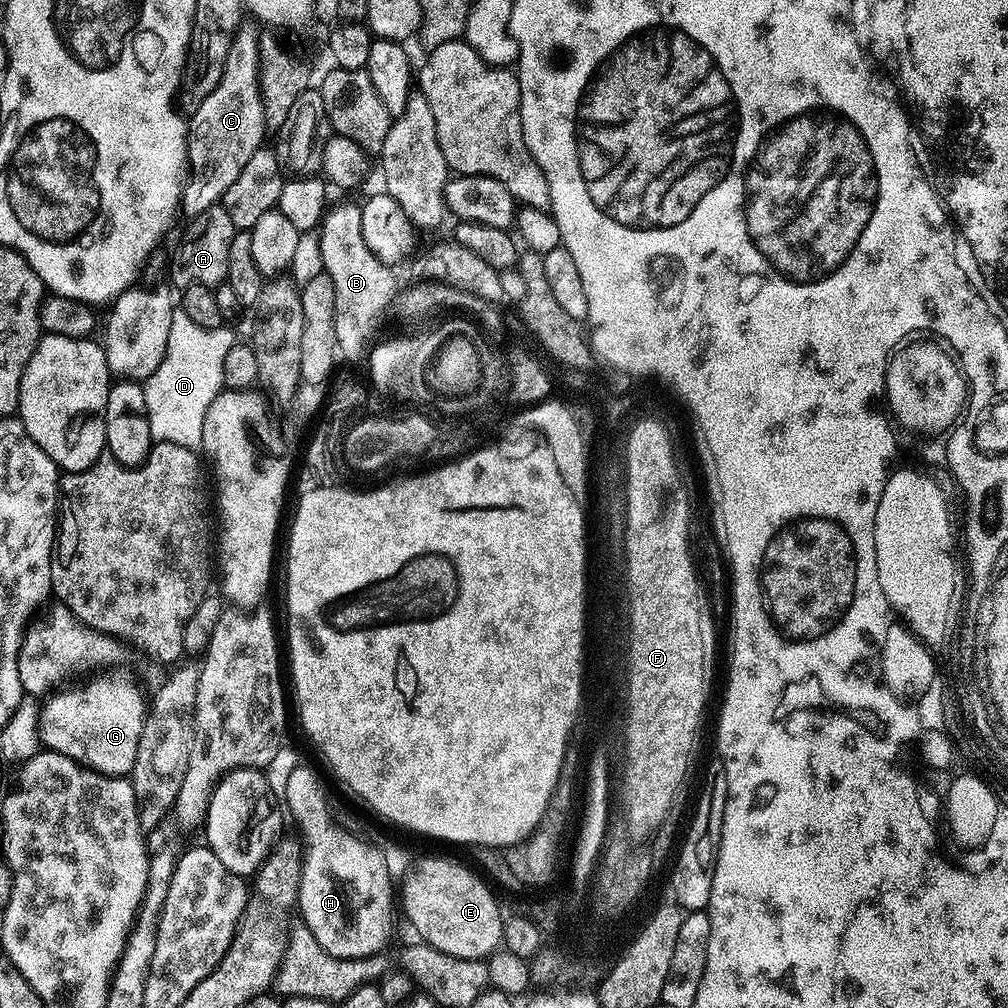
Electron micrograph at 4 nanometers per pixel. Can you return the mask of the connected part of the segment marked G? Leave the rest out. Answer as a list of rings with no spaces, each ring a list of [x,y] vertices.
[[[120,667],[97,671],[100,673],[93,680],[77,688],[61,687],[39,705],[40,742],[47,751],[62,754],[103,776],[127,777],[131,773],[150,704],[146,696],[144,700],[139,682]]]

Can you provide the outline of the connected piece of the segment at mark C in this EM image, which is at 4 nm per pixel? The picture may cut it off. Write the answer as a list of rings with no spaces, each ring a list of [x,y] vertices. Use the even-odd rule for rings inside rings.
[[[241,19],[232,39],[230,54],[226,54],[226,66],[218,86],[206,94],[206,102],[202,102],[187,121],[188,173],[179,207],[188,218],[202,214],[202,210],[212,204],[221,203],[234,178],[242,174],[242,166],[246,166],[254,150],[265,143],[264,107],[260,93],[261,31],[261,25],[255,19]]]

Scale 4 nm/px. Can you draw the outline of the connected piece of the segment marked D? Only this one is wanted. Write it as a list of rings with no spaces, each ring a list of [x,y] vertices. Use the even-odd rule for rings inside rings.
[[[179,306],[173,307],[170,338],[166,342],[166,354],[162,358],[162,366],[158,366],[158,370],[154,370],[154,374],[150,374],[148,379],[143,381],[153,441],[174,442],[178,446],[186,446],[193,450],[201,447],[202,422],[206,418],[206,410],[210,402],[214,402],[214,398],[220,395],[224,388],[222,362],[226,362],[226,354],[230,354],[230,350],[238,343],[238,336],[235,336],[230,328],[228,326],[203,328],[195,324]]]

